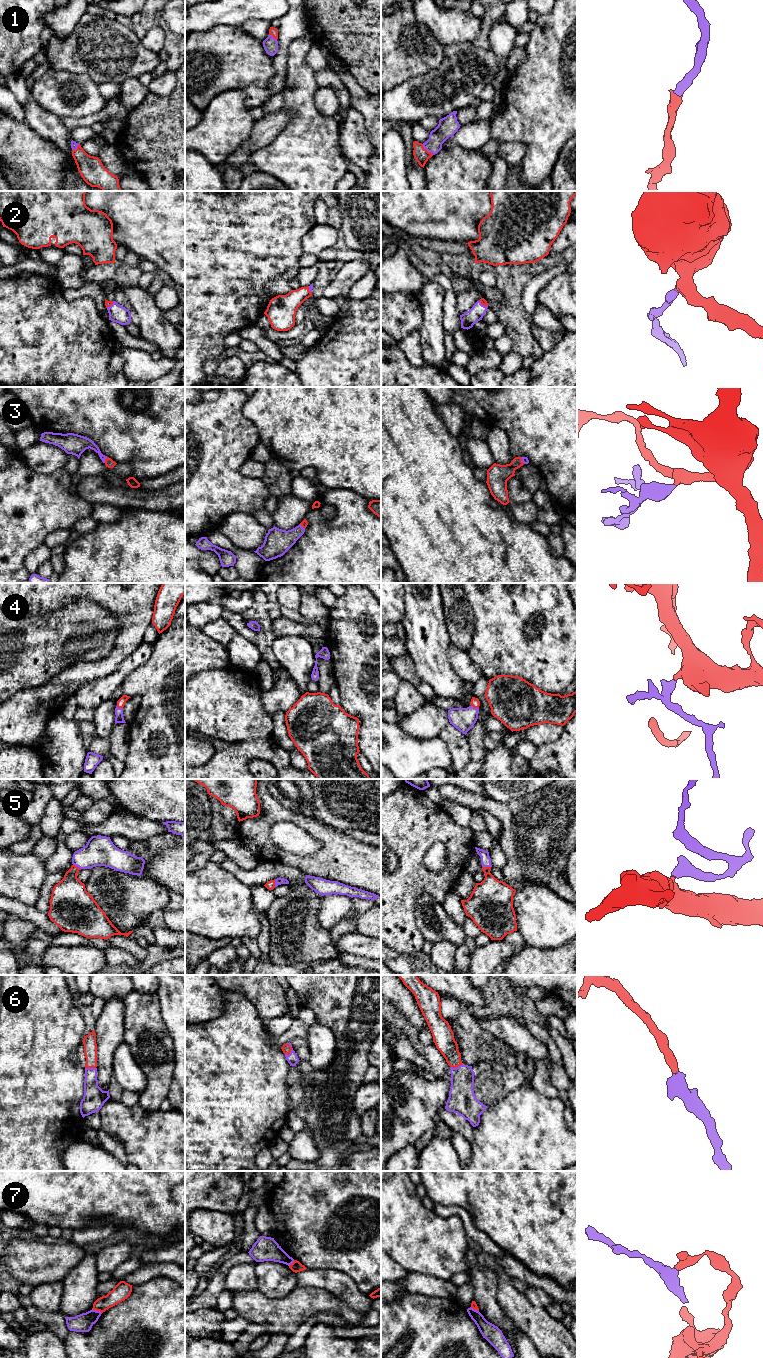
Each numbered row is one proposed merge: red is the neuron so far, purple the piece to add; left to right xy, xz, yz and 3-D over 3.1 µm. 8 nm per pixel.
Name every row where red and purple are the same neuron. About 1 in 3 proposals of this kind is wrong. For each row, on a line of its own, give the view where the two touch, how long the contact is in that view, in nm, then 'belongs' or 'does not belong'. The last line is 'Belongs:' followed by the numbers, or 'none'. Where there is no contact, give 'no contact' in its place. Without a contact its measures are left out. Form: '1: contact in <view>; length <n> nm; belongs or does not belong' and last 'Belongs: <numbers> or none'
1: contact in yz; length 130 nm; belongs
2: contact in yz; length 90 nm; belongs
3: contact in xy; length 50 nm; belongs
4: contact in yz; length 70 nm; belongs
5: contact in yz; length 70 nm; belongs
6: contact in xz; length 110 nm; belongs
7: contact in xy; length 90 nm; does not belong
Belongs: 1, 2, 3, 4, 5, 6

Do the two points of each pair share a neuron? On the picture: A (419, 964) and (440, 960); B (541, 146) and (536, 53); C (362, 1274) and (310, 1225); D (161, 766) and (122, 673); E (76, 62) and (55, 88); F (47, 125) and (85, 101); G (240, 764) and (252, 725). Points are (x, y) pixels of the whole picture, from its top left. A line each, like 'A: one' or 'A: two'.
A: two
B: one
C: one
D: two
E: two
F: two
G: two

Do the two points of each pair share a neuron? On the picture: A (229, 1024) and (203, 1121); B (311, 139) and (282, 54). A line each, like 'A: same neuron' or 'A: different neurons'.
A: same neuron
B: different neurons

